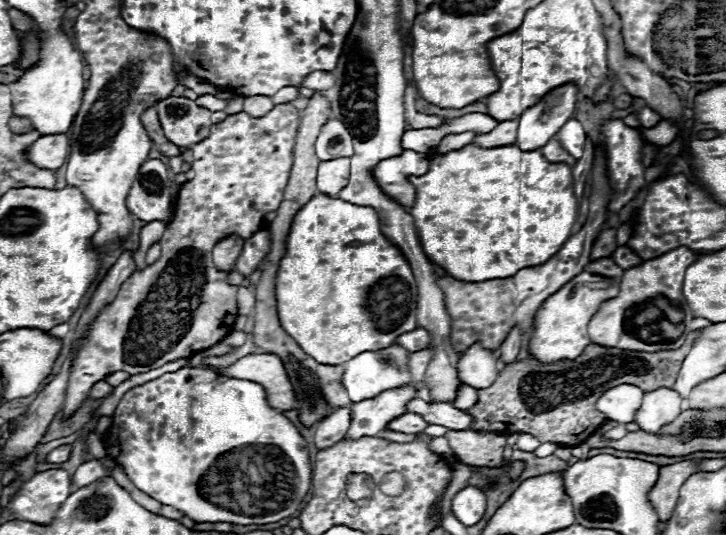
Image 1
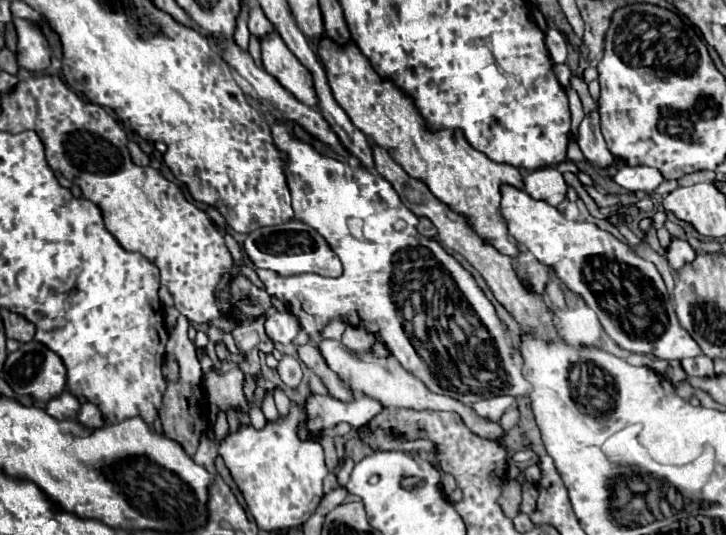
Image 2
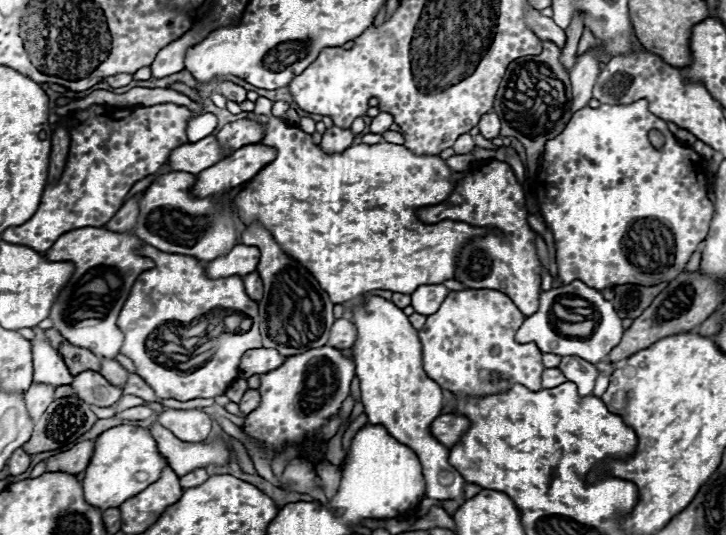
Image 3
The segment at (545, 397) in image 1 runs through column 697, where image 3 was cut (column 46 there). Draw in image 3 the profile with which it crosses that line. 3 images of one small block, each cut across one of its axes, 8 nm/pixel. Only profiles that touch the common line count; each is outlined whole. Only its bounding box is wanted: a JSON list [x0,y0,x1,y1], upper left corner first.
[46,328,100,376]

